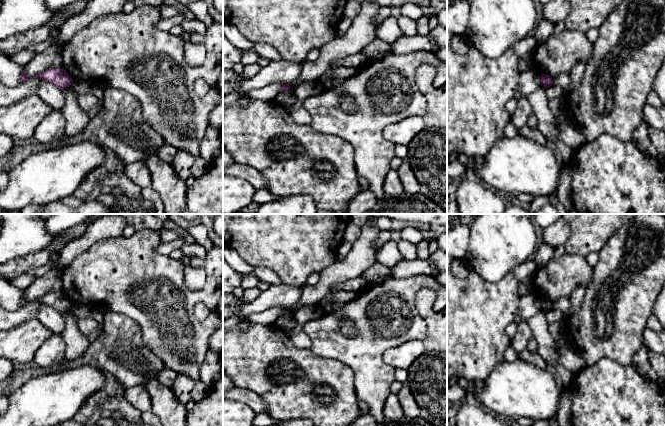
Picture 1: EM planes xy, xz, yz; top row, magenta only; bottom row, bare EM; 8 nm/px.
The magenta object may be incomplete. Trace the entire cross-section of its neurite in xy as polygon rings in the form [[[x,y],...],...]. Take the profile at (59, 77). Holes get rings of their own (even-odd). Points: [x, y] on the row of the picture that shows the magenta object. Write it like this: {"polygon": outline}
{"polygon": [[[64,68],[49,69],[42,73],[37,74],[34,77],[28,77],[25,73],[25,70],[23,70],[20,78],[21,83],[31,78],[39,78],[42,79],[43,81],[48,81],[50,83],[53,83],[62,90],[67,87],[70,87],[74,81]]]}

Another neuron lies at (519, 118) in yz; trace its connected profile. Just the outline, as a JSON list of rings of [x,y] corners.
[[[521,96],[517,100],[516,110],[510,115],[510,121],[520,130],[527,124],[529,117],[533,114],[533,109],[527,97]]]

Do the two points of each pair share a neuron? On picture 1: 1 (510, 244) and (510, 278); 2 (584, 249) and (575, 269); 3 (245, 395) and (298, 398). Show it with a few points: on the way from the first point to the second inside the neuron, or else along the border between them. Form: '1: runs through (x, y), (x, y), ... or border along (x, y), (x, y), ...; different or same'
1: border along (513, 270), (509, 271), (501, 279), (489, 282); different
2: border along (565, 252), (585, 258); different
3: border along (237, 386), (253, 391), (264, 402), (268, 413); different

